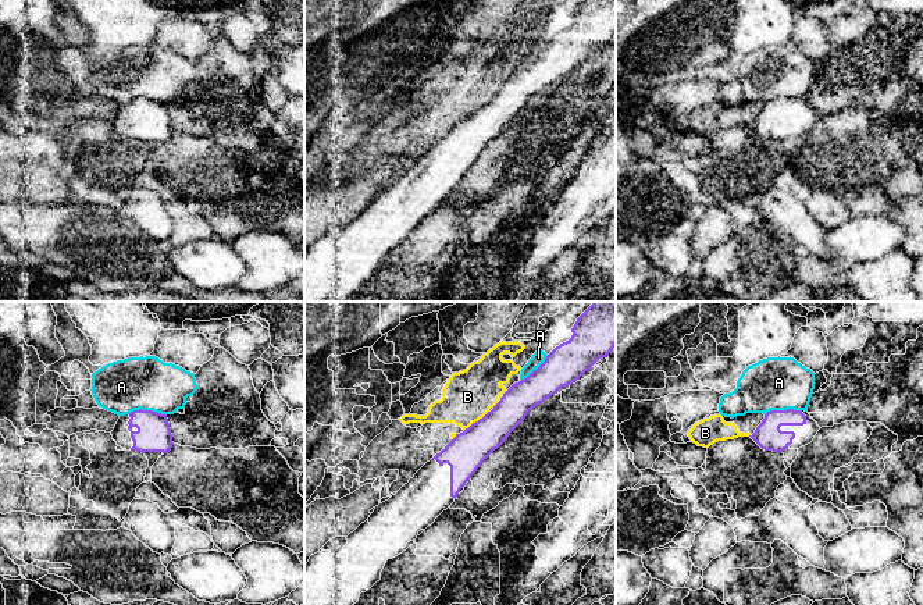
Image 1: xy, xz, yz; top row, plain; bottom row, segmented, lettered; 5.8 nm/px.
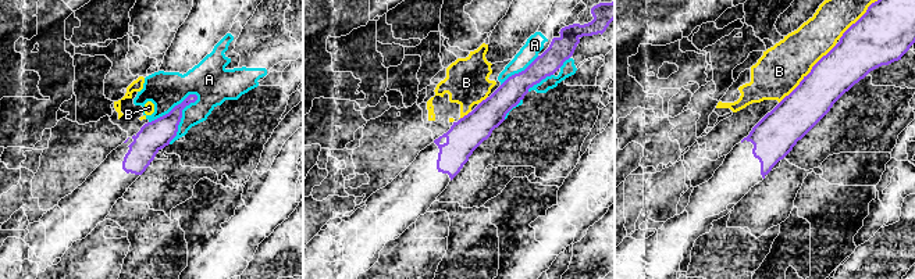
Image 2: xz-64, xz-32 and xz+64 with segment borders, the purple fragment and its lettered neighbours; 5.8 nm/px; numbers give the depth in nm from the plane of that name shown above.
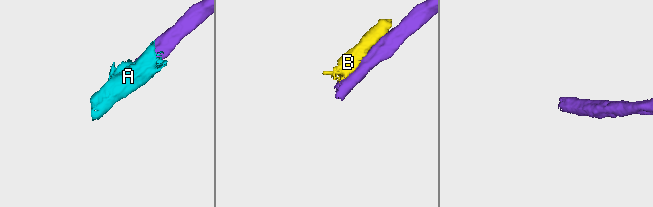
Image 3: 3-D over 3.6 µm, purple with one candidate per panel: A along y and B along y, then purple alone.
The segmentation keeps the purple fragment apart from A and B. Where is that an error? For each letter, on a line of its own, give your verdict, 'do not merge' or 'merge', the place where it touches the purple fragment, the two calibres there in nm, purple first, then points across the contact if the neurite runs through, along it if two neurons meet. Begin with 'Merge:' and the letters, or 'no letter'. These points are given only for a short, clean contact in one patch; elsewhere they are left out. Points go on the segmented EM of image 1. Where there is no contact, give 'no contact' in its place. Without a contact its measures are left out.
Merge: no letter
A: do not merge; contact xy (148, 410); calibres 200 and 300 nm
B: do not merge; contact xz (476, 422); calibres 220 and 300 nm

